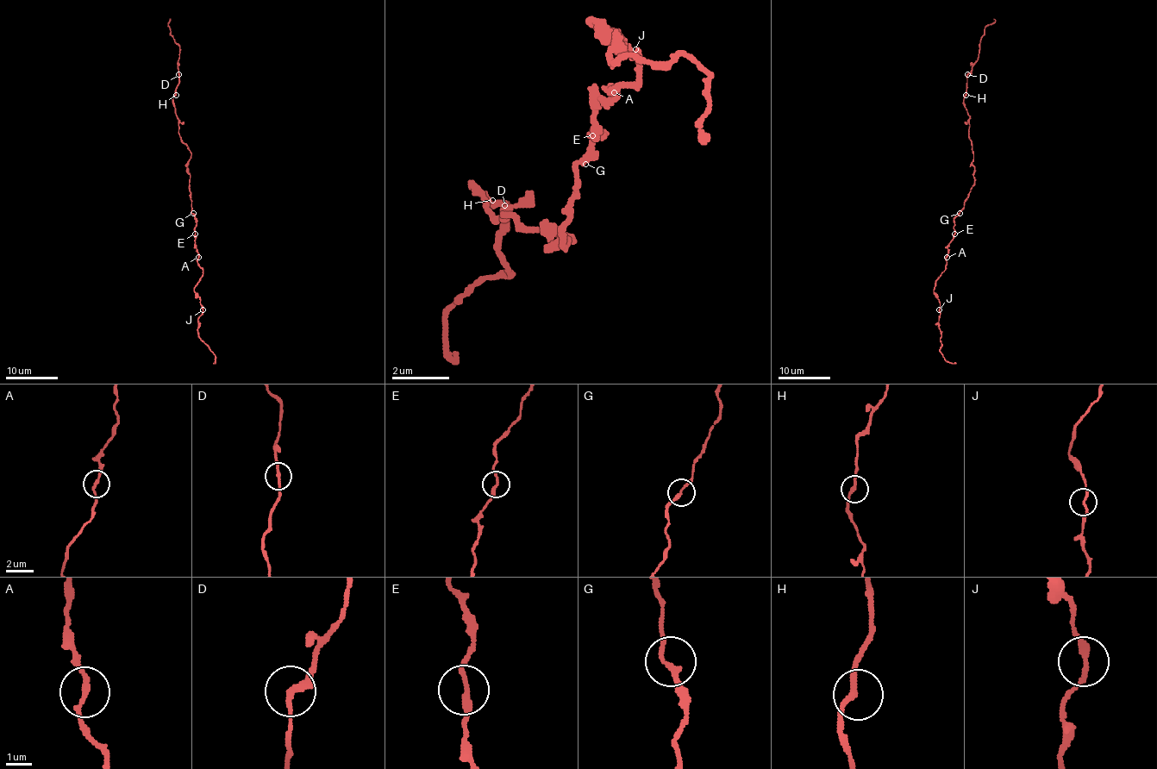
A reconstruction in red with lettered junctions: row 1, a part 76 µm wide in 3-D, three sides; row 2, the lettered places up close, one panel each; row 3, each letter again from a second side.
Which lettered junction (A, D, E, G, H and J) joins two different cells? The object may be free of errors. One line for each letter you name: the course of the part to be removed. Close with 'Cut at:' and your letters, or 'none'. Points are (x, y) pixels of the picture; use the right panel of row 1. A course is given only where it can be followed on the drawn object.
Cut at: none

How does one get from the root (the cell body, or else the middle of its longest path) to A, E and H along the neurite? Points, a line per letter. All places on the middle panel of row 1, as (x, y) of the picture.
A: (571, 207), (578, 200), (578, 171), (600, 135), (592, 128), (592, 135), (592, 107), (614, 99), (614, 92)
E: (571, 207), (578, 200), (578, 171), (600, 135), (592, 128), (592, 135)
H: (571, 207), (557, 243), (571, 243), (514, 215), (499, 221), (478, 185), (492, 200)

